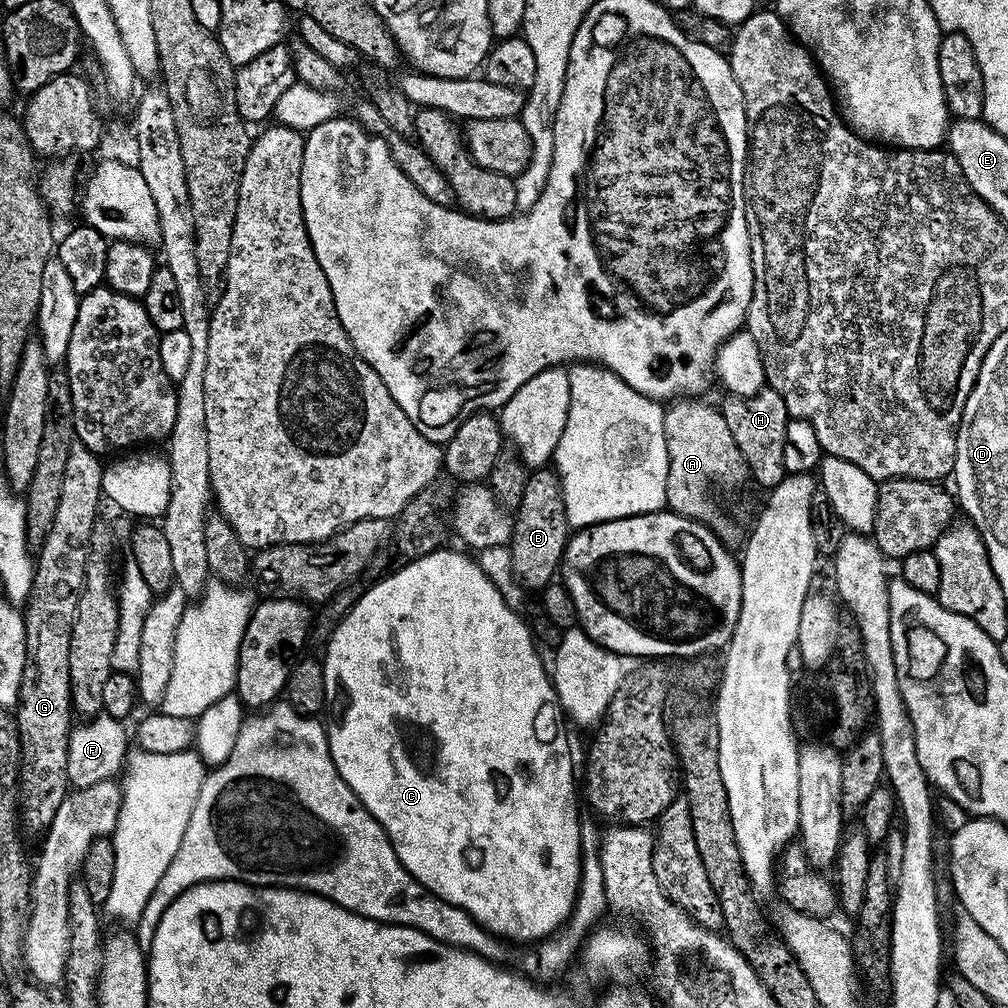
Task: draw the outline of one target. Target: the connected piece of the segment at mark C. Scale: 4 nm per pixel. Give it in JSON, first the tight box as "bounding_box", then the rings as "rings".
{"bounding_box":[322,550,582,945],"rings":[[[433,550],[428,556],[420,556],[417,560],[409,560],[397,570],[393,576],[388,576],[385,580],[380,580],[372,589],[361,591],[359,600],[352,605],[352,609],[342,617],[340,623],[335,625],[331,636],[327,637],[328,653],[322,656],[324,666],[324,679],[329,682],[340,680],[340,692],[344,695],[344,705],[340,708],[340,717],[336,720],[333,728],[327,729],[328,745],[334,766],[338,774],[354,790],[356,797],[366,806],[366,810],[384,828],[384,833],[390,838],[402,866],[416,879],[426,890],[430,890],[438,898],[442,898],[448,904],[453,904],[462,909],[468,916],[491,932],[493,936],[499,936],[505,941],[521,940],[522,943],[531,945],[533,942],[548,939],[561,924],[567,921],[572,914],[572,909],[576,903],[576,891],[580,888],[580,857],[582,849],[580,838],[582,835],[582,819],[580,812],[576,809],[576,788],[578,792],[578,780],[572,777],[572,752],[568,749],[568,736],[564,733],[565,717],[562,715],[560,702],[557,700],[555,686],[550,679],[549,669],[540,661],[540,656],[536,653],[536,648],[532,645],[532,632],[524,625],[524,620],[504,601],[502,593],[496,589],[496,584],[471,560],[468,556],[463,556],[460,552],[448,552],[449,550]]]}

